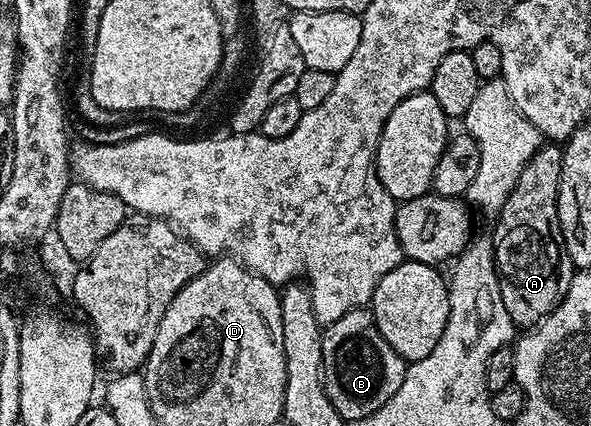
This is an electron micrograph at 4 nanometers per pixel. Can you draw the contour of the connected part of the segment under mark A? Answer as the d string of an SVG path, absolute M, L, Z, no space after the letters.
M546 144L532 157L522 176L503 199L500 219L496 222L494 257L496 273L500 275L502 304L510 312L510 320L517 328L535 328L566 296L572 283L574 267L562 256L562 239L556 197L560 187L559 145Z

